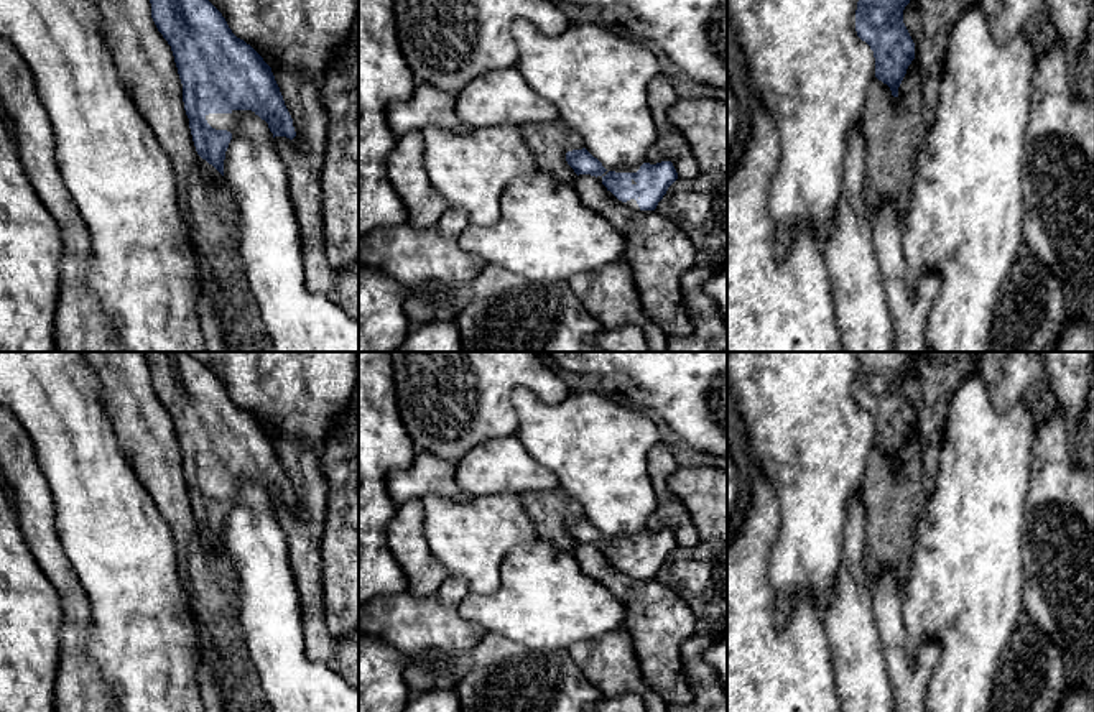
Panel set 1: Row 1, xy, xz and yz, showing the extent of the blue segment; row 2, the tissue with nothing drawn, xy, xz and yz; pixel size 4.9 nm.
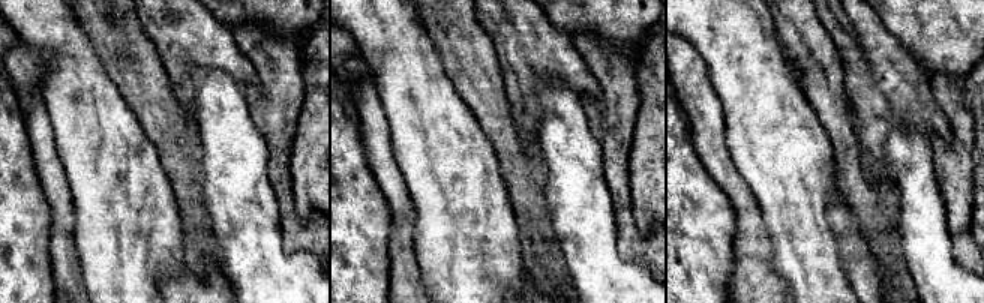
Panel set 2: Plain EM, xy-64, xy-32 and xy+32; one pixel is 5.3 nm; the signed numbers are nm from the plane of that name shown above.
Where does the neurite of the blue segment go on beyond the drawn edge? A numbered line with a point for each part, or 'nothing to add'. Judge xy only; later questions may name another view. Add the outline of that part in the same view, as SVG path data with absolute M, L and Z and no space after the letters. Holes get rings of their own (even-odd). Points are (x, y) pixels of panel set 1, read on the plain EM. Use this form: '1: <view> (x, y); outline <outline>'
1: xy (227, 490); outline M209 482L206 483L206 488L216 498L227 498L230 502L237 498L237 488L234 482Z

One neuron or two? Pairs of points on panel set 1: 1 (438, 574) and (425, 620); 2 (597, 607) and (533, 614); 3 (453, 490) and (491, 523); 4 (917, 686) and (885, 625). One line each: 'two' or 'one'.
1: two
2: one
3: two
4: one

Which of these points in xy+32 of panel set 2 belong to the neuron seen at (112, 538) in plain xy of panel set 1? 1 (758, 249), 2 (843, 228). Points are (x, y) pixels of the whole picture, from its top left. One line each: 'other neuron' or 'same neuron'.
1: other neuron
2: other neuron

